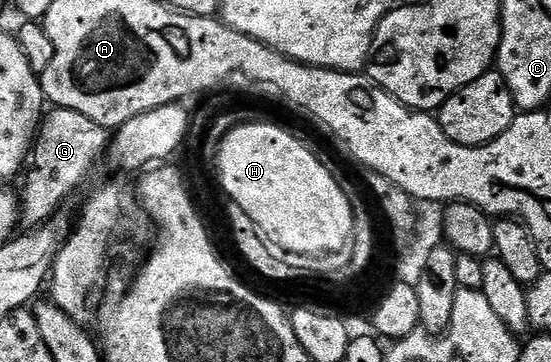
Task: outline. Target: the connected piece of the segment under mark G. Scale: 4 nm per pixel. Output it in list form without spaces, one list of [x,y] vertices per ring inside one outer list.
[[[54,107],[44,113],[41,127],[31,149],[27,168],[29,177],[25,189],[19,192],[19,220],[25,226],[40,226],[46,220],[58,215],[61,200],[65,200],[85,180],[93,168],[97,155],[106,151],[111,139],[110,133],[100,128],[91,118],[70,108]]]

